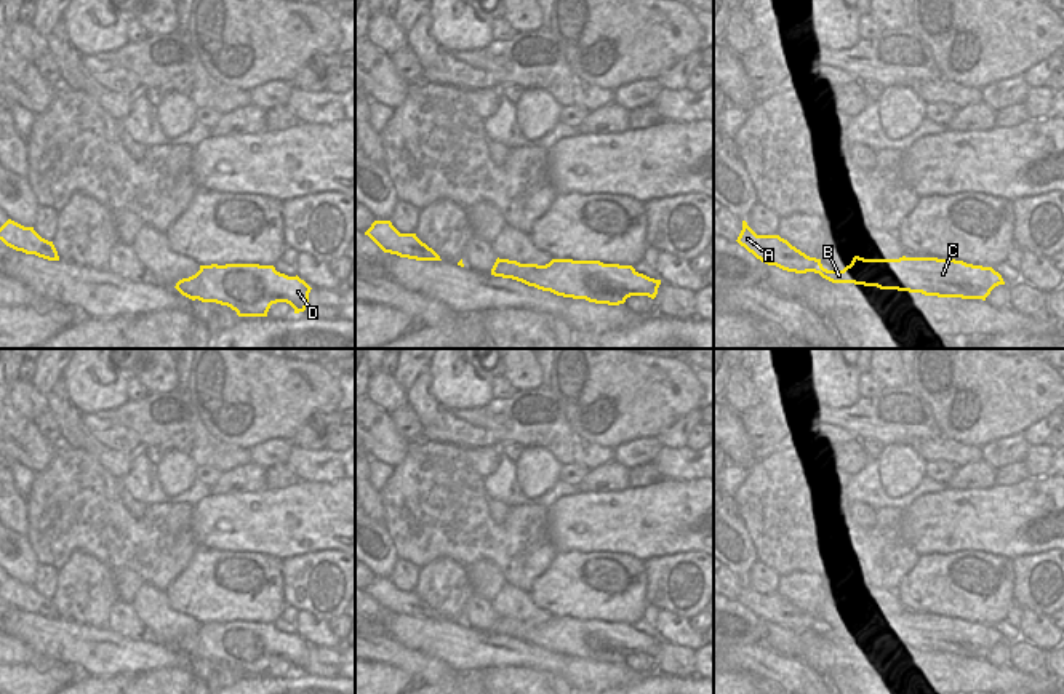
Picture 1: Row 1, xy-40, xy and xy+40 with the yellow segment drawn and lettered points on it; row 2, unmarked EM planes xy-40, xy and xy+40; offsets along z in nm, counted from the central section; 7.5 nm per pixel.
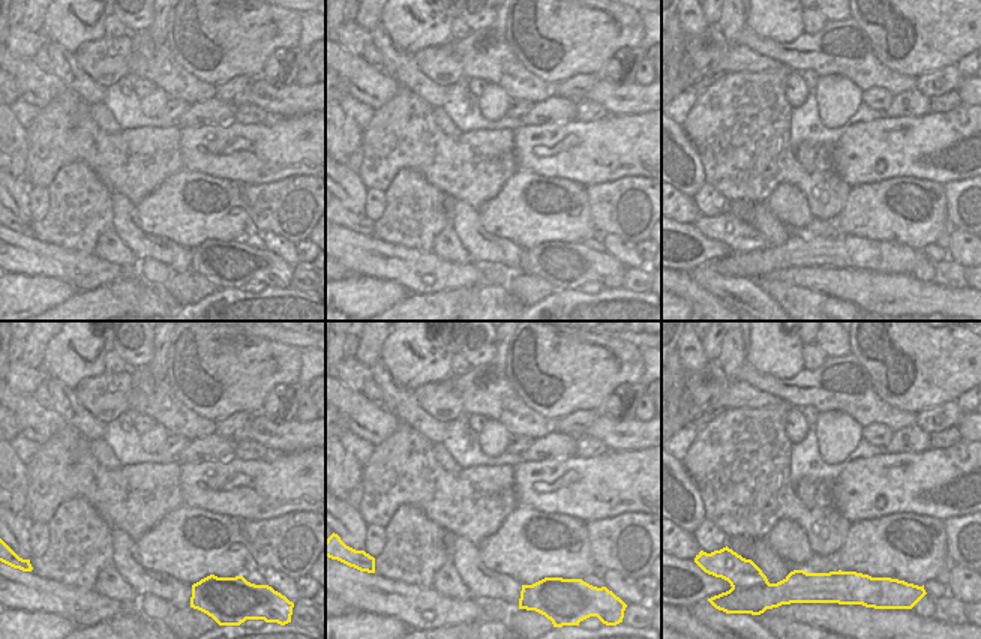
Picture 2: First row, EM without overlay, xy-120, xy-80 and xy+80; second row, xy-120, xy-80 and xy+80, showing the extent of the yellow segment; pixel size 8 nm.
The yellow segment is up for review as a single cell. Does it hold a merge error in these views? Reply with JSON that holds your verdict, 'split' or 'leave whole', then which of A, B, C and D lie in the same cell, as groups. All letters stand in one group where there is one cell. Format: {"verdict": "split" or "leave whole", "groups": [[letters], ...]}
{"verdict": "split", "groups": [["A"], ["B", "C", "D"]]}

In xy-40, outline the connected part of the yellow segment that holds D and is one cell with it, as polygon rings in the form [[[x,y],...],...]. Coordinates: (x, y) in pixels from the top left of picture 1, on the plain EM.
[[[226,622],[200,624],[200,628],[174,644],[182,654],[227,664],[238,675],[267,675],[272,662],[286,660],[294,672],[309,662],[310,644],[274,624]]]

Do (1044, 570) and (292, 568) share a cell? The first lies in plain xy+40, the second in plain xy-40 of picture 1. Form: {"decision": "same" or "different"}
{"decision": "same"}

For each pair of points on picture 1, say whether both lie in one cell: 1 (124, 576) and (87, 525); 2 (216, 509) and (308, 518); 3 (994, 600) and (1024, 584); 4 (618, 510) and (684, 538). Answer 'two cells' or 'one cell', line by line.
1: two cells
2: one cell
3: two cells
4: one cell

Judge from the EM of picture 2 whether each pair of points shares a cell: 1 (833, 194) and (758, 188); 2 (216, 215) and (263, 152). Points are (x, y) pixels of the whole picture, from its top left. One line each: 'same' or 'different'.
1: same
2: different

